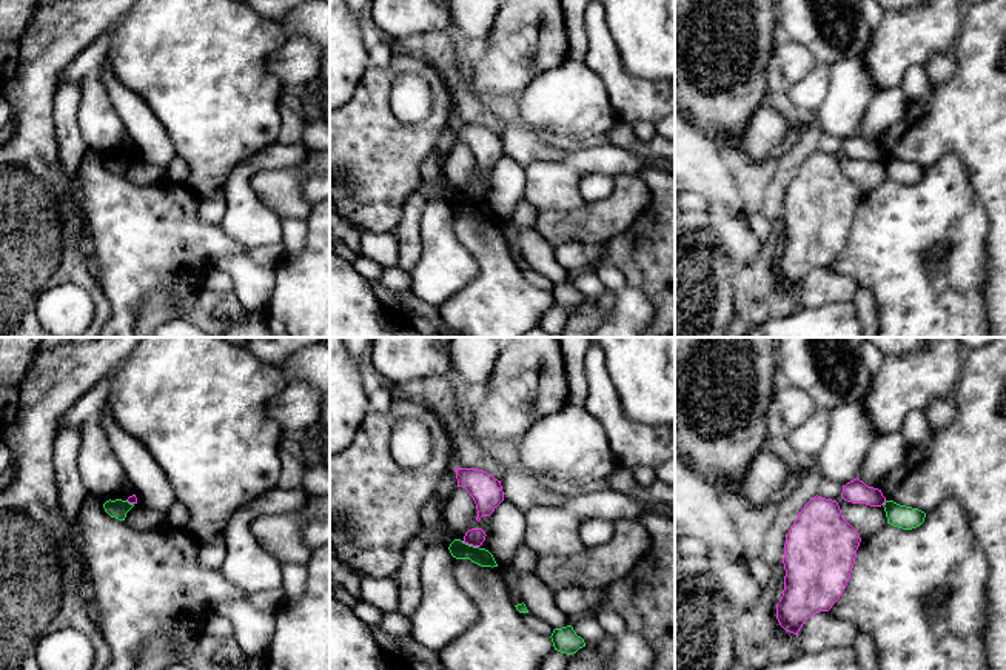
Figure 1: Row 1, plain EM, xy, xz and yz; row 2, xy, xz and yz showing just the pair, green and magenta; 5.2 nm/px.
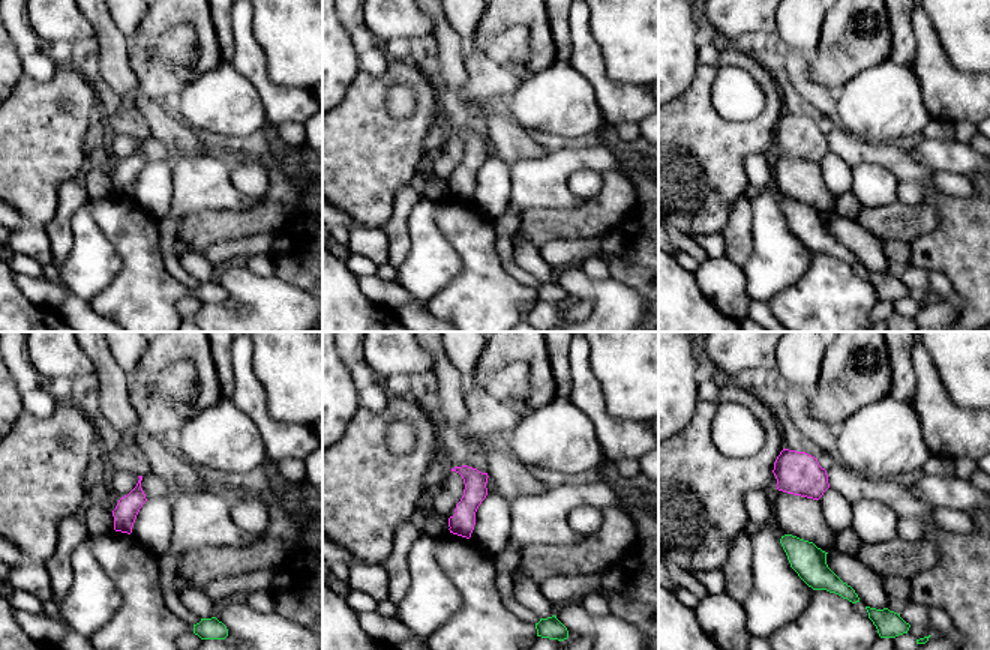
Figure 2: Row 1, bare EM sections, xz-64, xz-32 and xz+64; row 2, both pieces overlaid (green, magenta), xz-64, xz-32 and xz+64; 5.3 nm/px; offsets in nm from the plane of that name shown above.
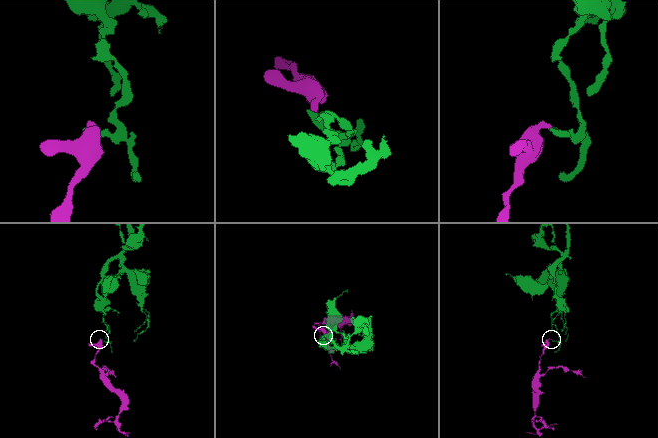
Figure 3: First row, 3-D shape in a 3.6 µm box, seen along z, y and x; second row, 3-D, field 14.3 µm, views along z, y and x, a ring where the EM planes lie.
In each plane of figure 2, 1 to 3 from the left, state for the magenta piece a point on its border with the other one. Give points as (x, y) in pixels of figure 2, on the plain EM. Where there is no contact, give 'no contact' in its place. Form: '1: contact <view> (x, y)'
1: no contact
2: no contact
3: no contact

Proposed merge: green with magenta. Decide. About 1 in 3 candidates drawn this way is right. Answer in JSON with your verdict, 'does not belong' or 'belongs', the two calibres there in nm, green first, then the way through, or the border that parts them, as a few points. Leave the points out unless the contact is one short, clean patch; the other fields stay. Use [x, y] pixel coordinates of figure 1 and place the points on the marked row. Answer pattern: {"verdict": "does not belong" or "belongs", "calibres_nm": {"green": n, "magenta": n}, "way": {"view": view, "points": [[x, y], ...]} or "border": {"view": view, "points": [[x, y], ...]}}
{"verdict": "does not belong", "calibres_nm": {"green": 90, "magenta": 90}, "border": {"view": "xz", "points": [[461, 541], [478, 547]]}}

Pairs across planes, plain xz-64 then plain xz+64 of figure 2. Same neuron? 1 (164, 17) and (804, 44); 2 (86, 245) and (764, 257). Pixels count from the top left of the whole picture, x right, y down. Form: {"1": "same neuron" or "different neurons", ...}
{"1": "different neurons", "2": "same neuron"}

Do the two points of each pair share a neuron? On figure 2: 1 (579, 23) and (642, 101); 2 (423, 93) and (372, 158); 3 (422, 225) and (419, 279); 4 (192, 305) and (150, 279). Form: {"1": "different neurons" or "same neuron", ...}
{"1": "same neuron", "2": "same neuron", "3": "same neuron", "4": "different neurons"}

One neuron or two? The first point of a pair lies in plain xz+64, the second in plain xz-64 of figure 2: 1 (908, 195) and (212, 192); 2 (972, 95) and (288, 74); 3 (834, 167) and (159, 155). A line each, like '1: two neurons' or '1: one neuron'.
1: two neurons
2: two neurons
3: two neurons

